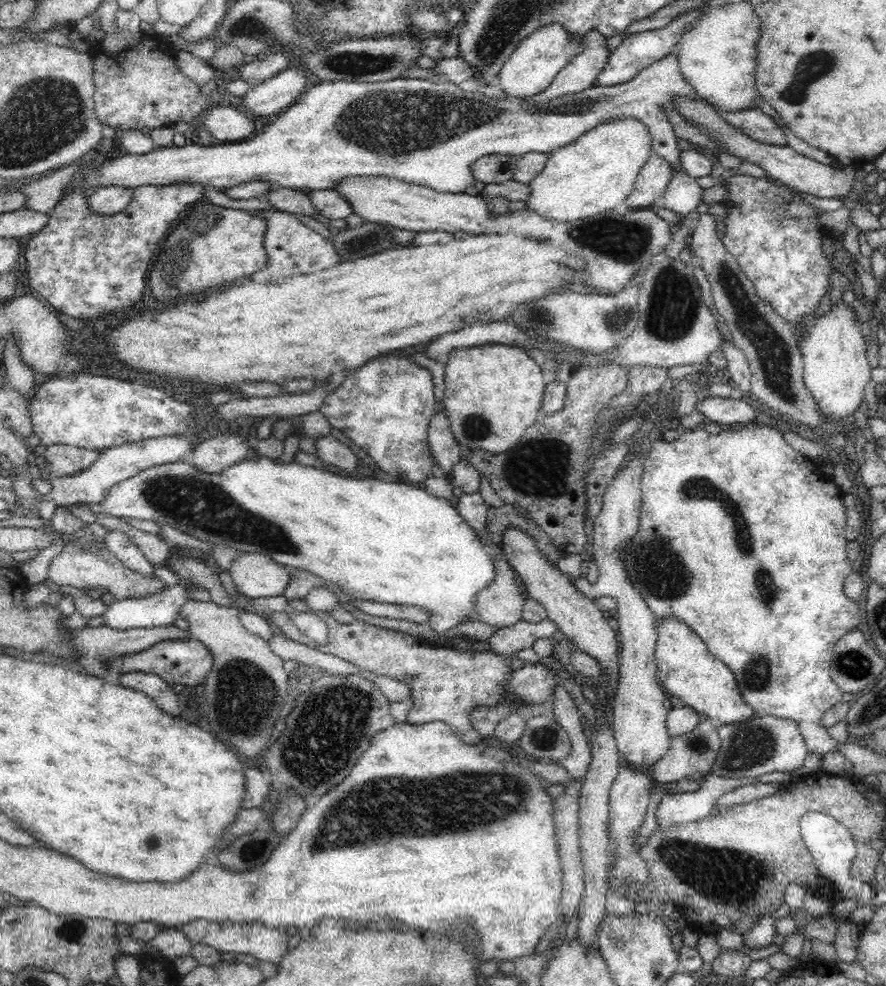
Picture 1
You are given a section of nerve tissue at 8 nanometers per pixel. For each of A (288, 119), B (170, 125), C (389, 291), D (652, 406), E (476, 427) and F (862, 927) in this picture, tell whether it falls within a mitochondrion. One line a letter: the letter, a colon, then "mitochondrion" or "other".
A: other
B: other
C: other
D: other
E: mitochondrion
F: other

